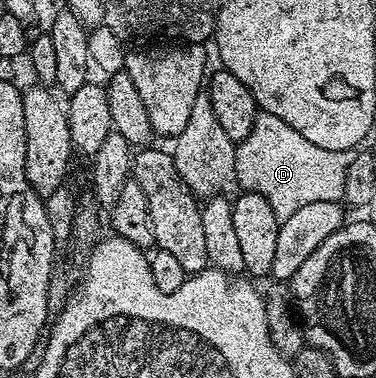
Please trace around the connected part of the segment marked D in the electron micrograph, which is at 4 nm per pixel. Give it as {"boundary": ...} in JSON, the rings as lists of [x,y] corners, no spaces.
{"boundary":[[[258,111],[251,134],[239,141],[236,150],[238,185],[244,191],[263,194],[280,221],[311,202],[337,202],[343,197],[350,157],[339,150],[323,150],[323,146],[307,142],[299,130],[287,126],[287,122],[275,118],[275,114]]]}

